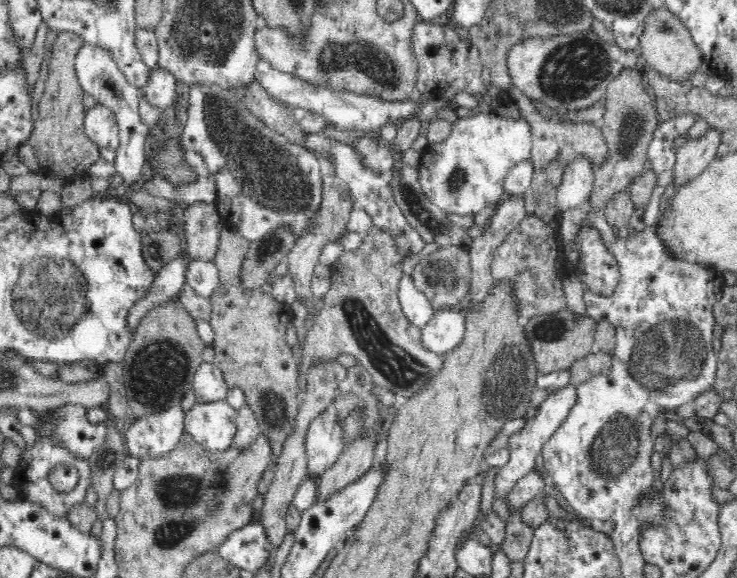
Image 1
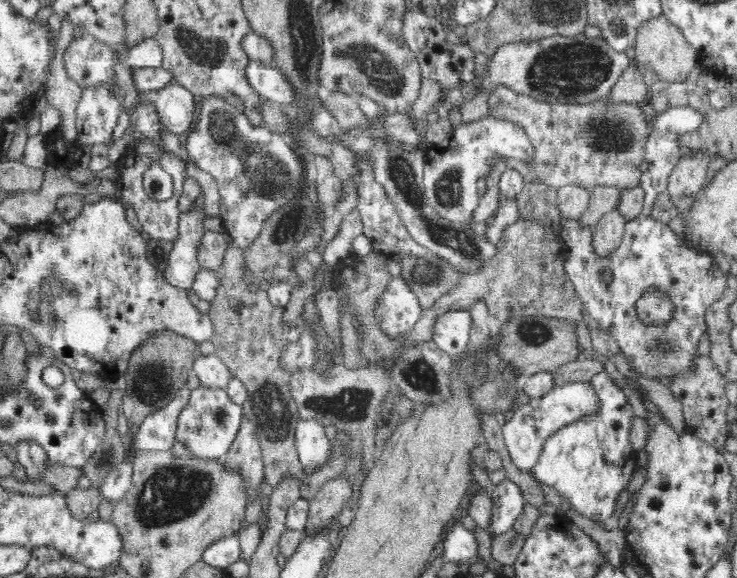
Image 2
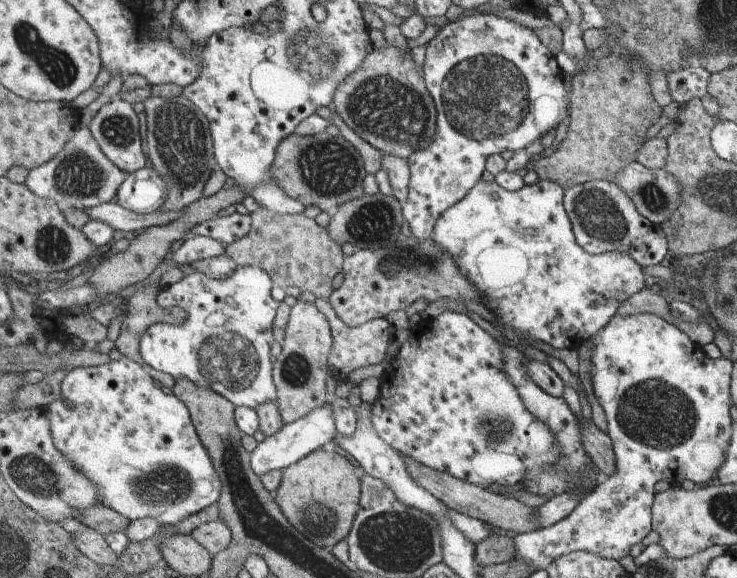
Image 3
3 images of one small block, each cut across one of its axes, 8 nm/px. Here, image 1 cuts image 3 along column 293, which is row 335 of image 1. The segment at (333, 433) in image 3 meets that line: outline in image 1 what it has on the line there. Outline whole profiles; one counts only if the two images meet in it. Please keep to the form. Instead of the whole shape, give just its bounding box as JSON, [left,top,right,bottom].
[421,307,466,357]

